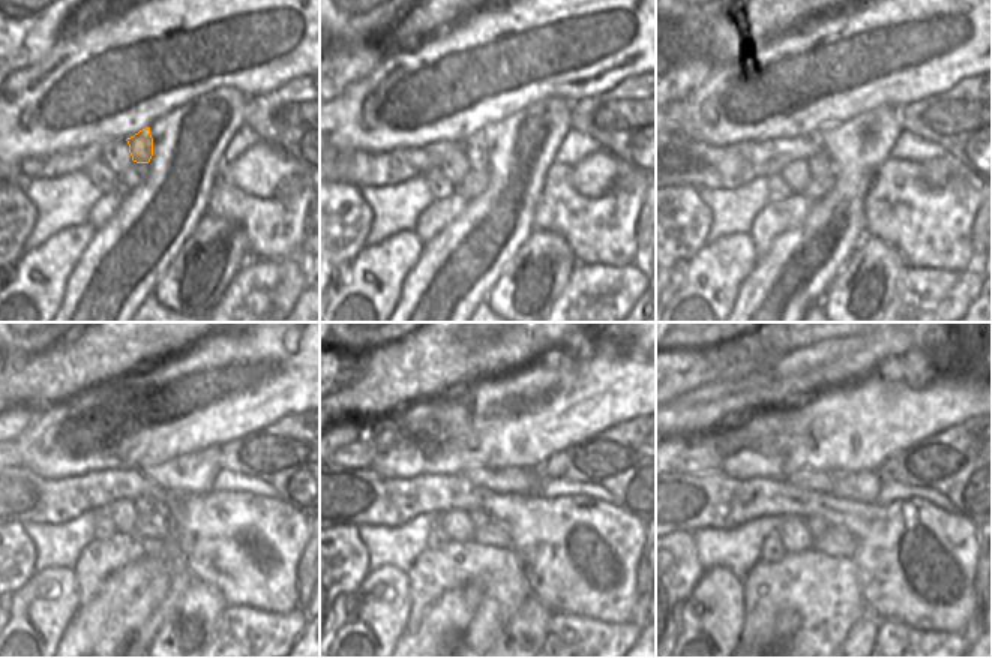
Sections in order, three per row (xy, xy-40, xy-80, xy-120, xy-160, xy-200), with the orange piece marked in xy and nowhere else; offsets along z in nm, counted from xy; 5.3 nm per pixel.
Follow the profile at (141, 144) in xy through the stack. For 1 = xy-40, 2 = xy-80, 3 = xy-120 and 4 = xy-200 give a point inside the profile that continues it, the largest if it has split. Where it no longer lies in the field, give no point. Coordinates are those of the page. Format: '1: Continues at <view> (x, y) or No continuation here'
1: Continues at xy-40 (474, 147)
2: Continues at xy-80 (820, 164)
3: Continues at xy-120 (143, 507)
4: Continues at xy-200 (817, 525)

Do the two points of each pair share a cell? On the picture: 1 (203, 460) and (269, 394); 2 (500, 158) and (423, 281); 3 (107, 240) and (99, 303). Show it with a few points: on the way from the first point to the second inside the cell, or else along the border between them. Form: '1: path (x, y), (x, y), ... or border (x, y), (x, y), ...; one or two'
1: border (218, 447), (206, 447), (180, 456); two
2: path (500, 188), (494, 203), (449, 251); one
3: path (107, 255), (105, 288); one

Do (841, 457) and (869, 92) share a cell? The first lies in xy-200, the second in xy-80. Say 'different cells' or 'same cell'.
same cell

